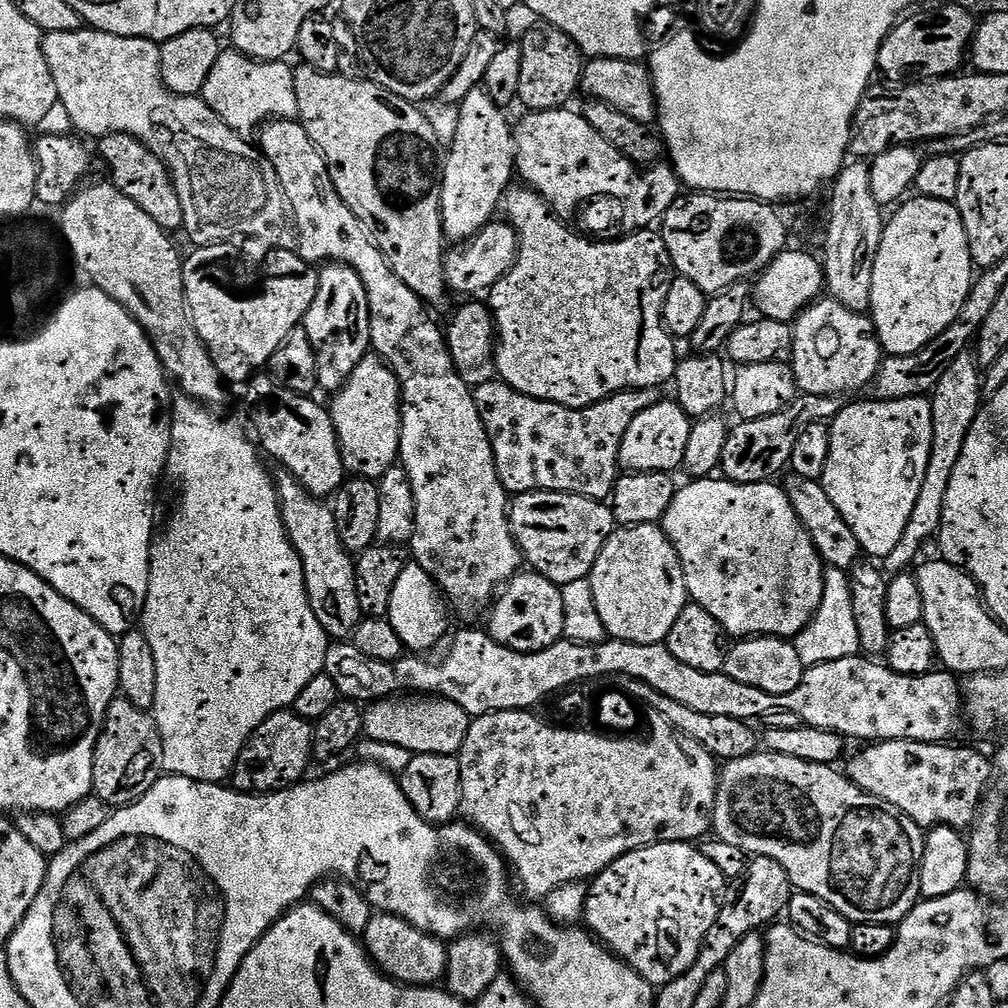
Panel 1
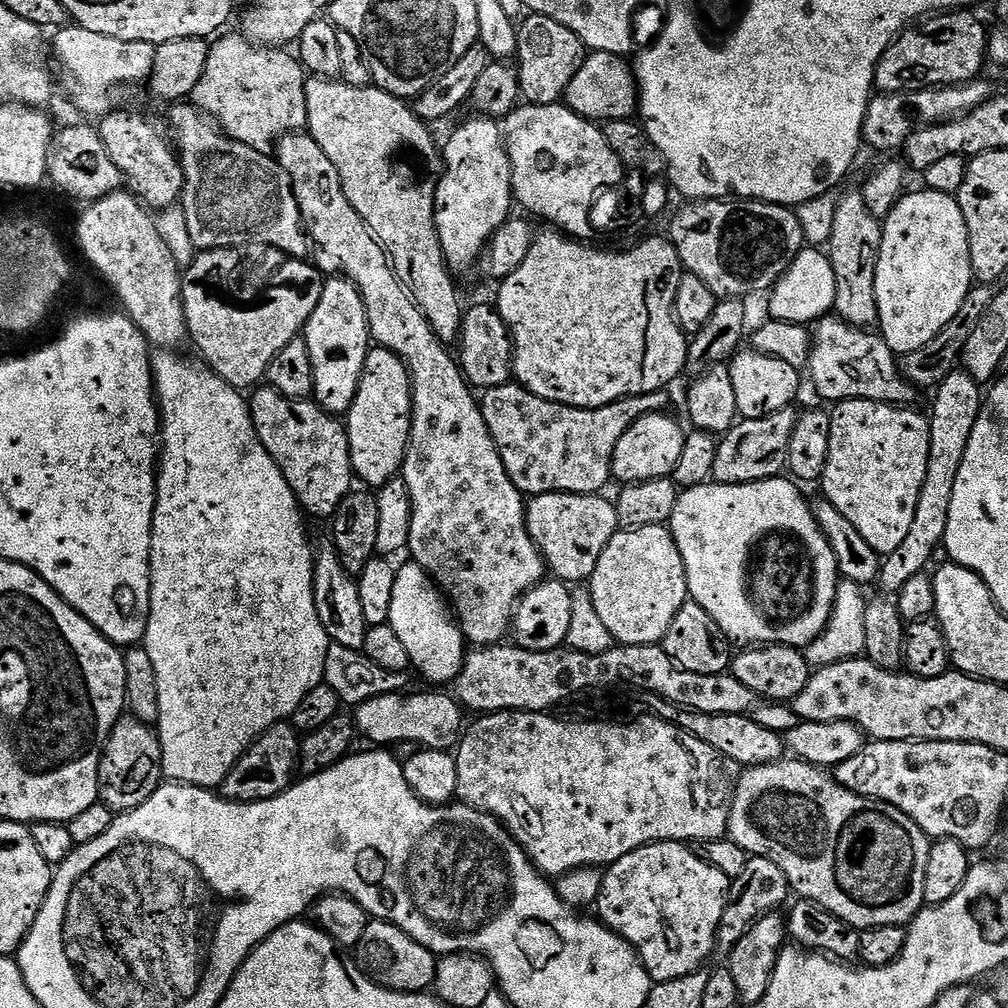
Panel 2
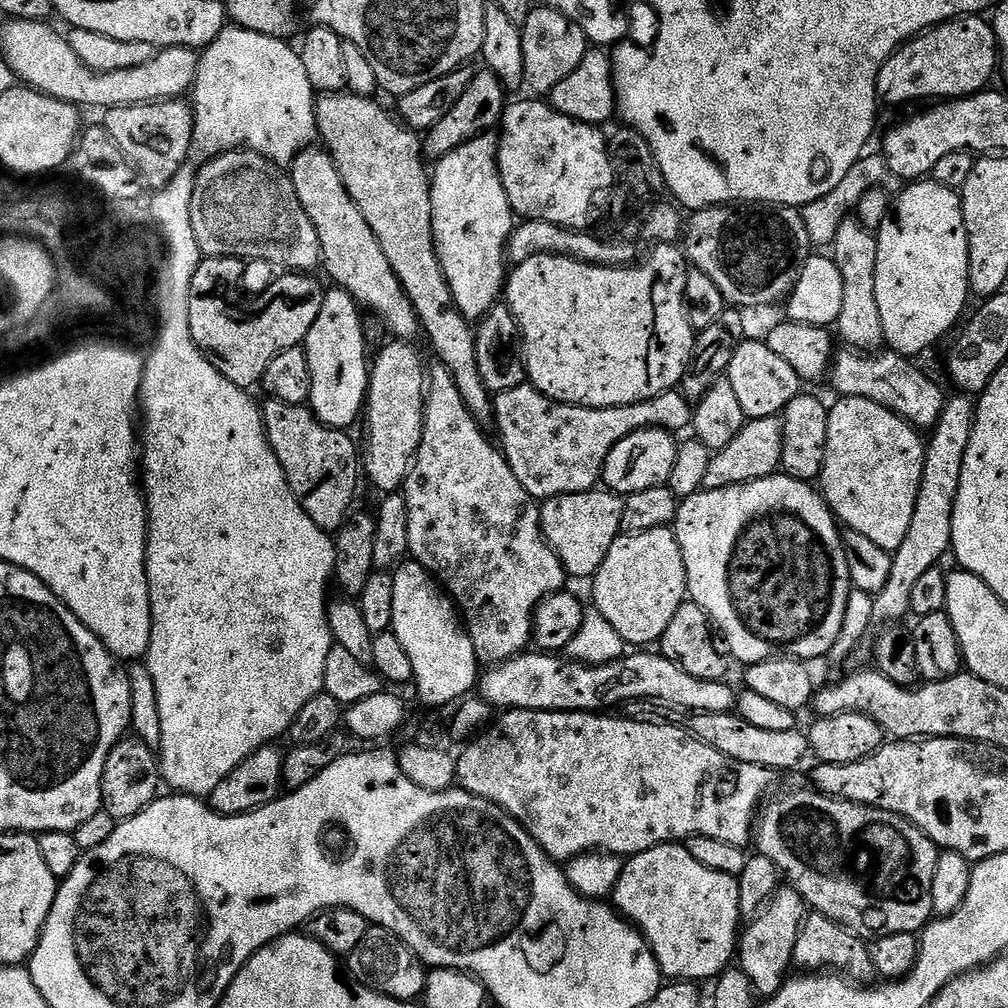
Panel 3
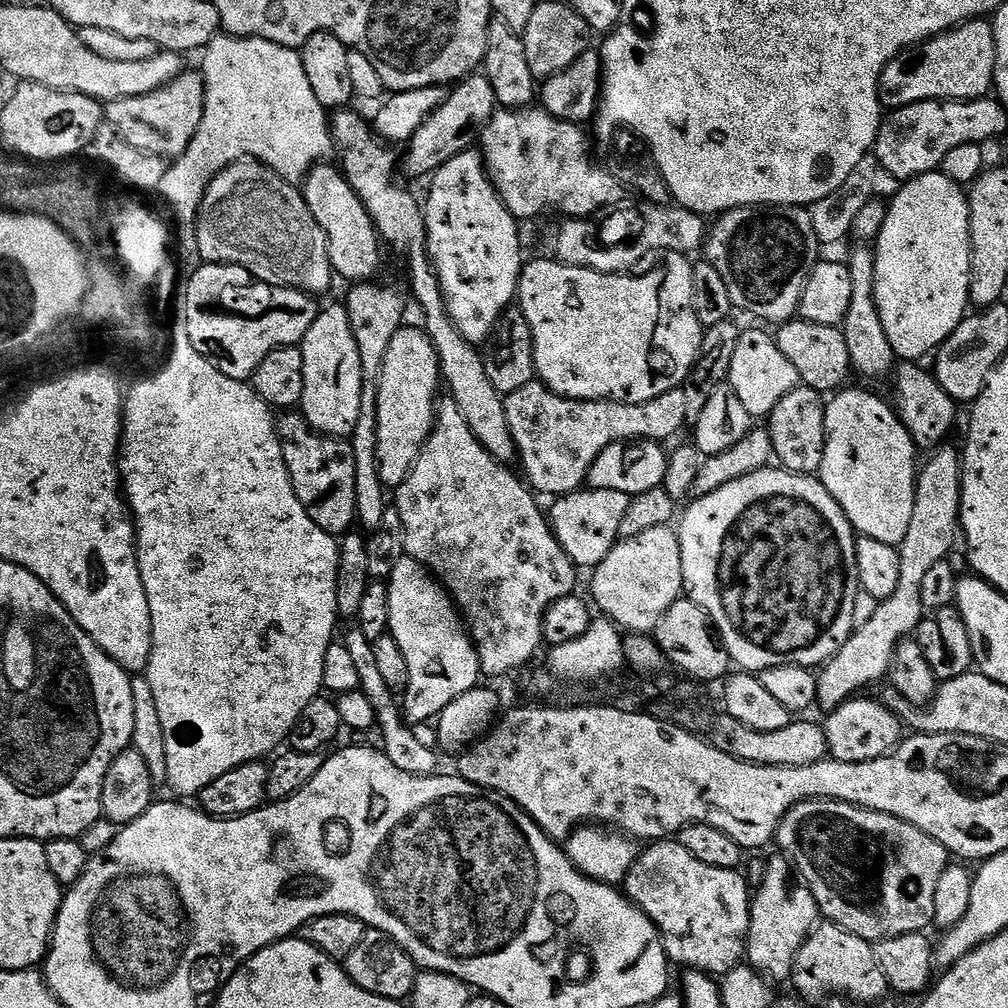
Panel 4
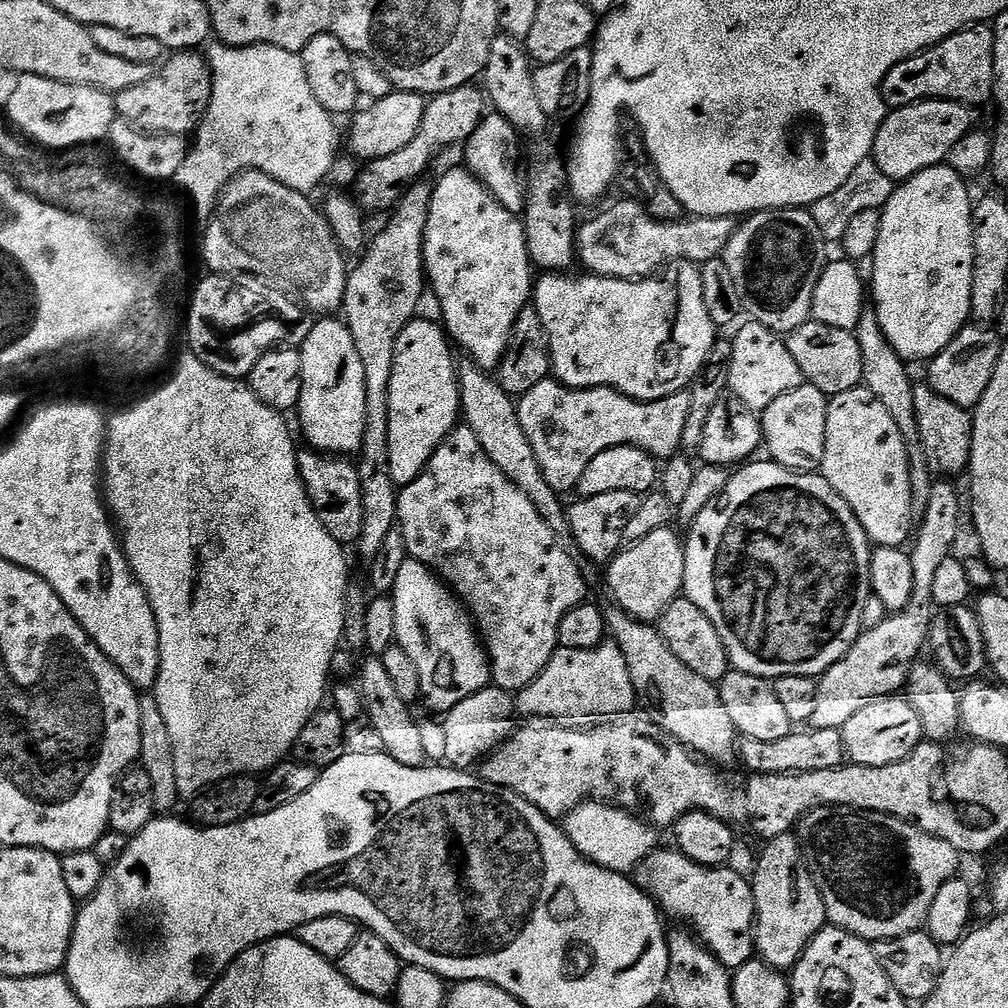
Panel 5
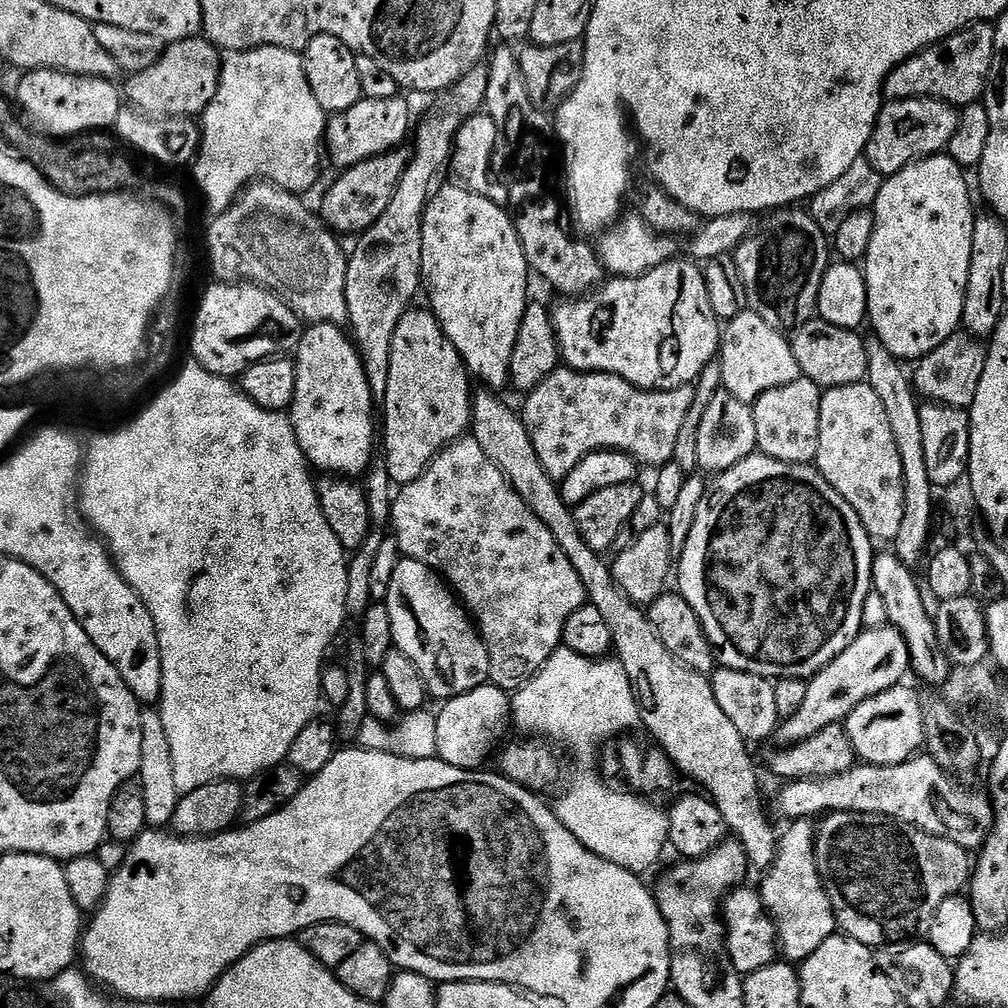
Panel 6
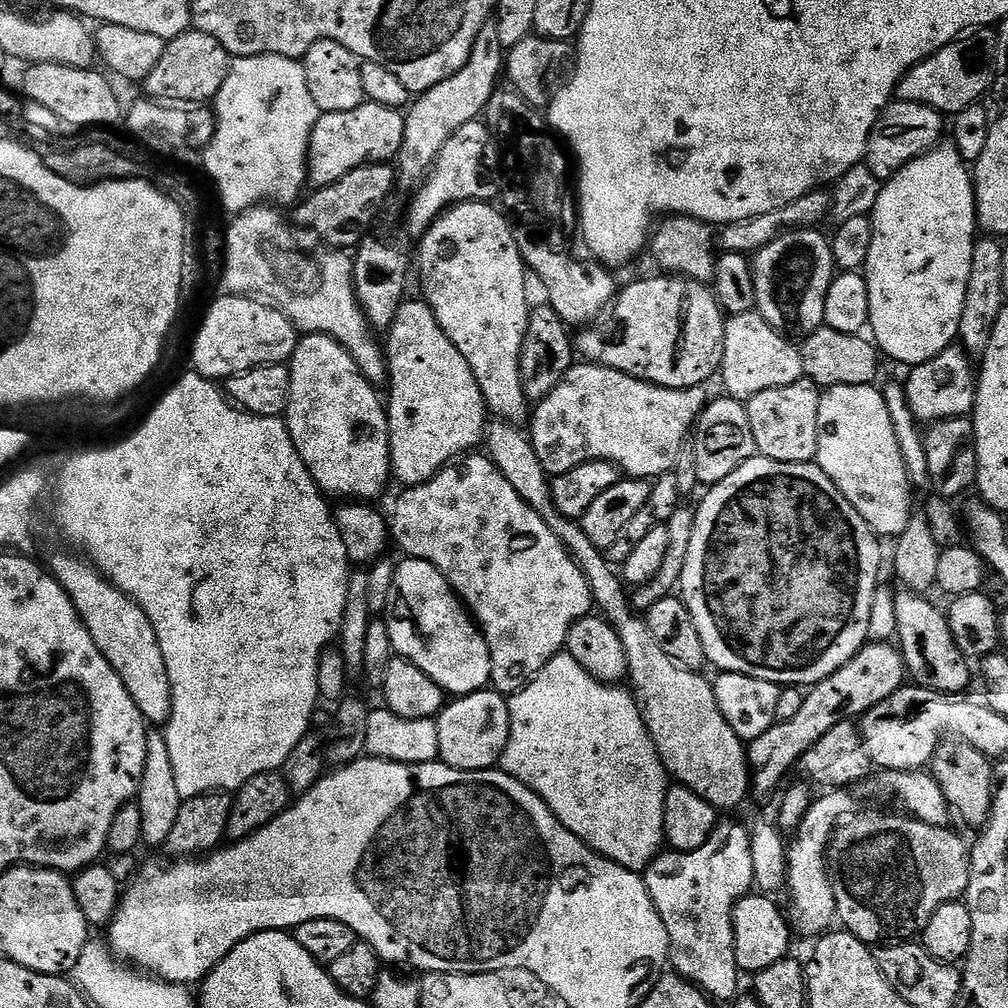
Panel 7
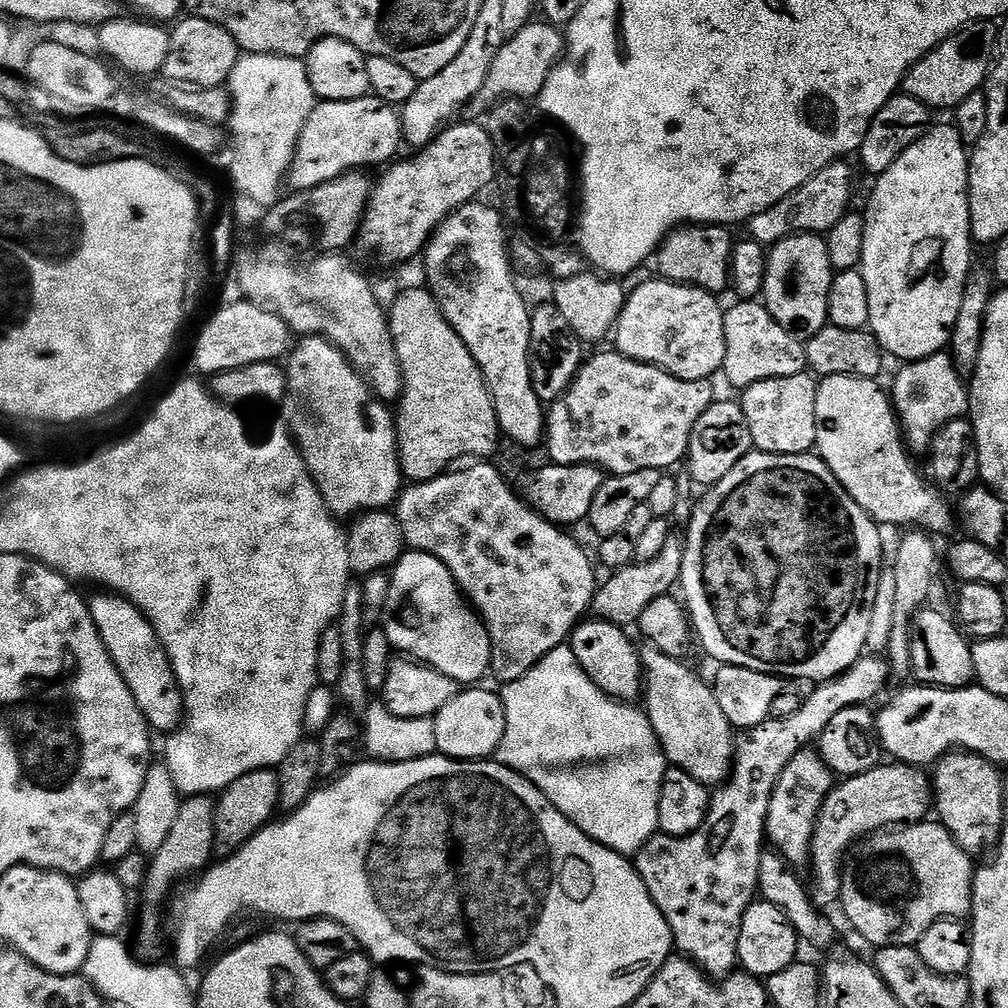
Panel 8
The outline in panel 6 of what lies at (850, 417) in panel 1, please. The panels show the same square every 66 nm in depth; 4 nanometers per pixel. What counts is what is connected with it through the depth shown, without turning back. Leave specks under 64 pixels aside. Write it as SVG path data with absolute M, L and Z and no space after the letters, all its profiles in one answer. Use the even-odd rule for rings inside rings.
M868 383L829 388L821 395L820 441L814 464L826 482L850 502L873 541L895 541L904 509L902 458L898 458L882 401Z

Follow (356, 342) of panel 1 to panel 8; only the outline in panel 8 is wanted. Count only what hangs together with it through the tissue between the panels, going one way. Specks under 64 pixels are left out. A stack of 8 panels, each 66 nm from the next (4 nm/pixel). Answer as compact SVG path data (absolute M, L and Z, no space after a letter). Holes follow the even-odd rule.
M309 336L299 342L296 353L294 348L287 357L288 389L282 420L292 433L325 506L337 518L391 509L400 499L402 473L398 424L393 413L388 413L389 405L374 402L364 377L335 344L322 336Z

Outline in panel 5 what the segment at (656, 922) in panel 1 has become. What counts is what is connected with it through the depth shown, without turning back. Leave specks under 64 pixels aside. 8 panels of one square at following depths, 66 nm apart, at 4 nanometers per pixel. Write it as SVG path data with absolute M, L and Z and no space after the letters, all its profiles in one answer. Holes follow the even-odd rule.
M661 847L644 859L636 867L634 882L656 901L665 917L673 916L676 920L685 920L687 927L698 937L701 944L712 955L718 957L729 970L743 967L754 956L754 929L756 926L756 907L749 877L739 876L732 866L707 868L686 858L679 850Z

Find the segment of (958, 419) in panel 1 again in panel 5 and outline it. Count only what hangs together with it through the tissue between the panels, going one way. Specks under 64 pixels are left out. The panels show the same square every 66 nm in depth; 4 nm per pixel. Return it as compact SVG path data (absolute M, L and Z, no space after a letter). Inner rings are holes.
M936 482L928 492L926 508L919 517L920 529L914 532L910 544L914 578L912 597L908 603L900 611L885 615L873 628L861 631L852 643L852 649L819 677L816 704L810 715L815 727L835 728L843 724L848 713L865 700L899 693L907 683L909 667L921 655L920 647L925 647L928 625L934 615L934 570L938 570L938 562L944 562L953 551L956 535L960 532L960 496L952 484L955 483Z

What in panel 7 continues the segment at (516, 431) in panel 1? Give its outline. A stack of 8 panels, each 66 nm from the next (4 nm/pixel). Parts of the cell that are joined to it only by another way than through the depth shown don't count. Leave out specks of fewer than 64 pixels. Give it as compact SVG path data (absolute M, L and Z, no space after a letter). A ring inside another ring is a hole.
M591 362L573 363L572 369L566 374L566 378L562 378L562 382L558 386L554 386L554 390L550 390L550 394L546 394L546 398L539 401L531 409L530 425L532 424L532 432L530 431L530 439L534 446L534 454L538 454L538 462L542 462L542 470L546 470L549 477L566 474L591 460L606 460L610 464L615 464L625 477L651 481L653 478L671 473L675 469L678 462L678 454L686 447L686 441L689 439L696 421L700 419L701 412L704 411L709 403L710 396L707 396L704 391L703 387L663 388L657 384L650 383L648 380L640 380L637 376L626 374L622 370L608 368L605 364L593 364Z

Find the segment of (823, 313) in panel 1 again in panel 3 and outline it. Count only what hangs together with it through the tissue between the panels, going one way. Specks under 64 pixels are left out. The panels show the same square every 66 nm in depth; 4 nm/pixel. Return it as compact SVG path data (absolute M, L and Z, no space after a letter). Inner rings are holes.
M884 350L879 354L843 351L835 353L830 369L830 381L832 380L832 388L837 397L853 396L874 400L907 420L917 430L931 430L936 427L944 409L946 392L932 381L933 377L919 363L891 350Z

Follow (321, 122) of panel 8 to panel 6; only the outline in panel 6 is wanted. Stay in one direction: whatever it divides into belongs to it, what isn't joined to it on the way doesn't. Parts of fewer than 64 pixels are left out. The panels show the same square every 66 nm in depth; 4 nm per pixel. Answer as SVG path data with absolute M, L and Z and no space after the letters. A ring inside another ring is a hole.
M361 98L350 110L335 113L328 121L326 133L326 156L337 164L337 169L352 168L358 162L373 160L375 156L382 156L386 152L399 149L404 139L409 139L410 129L413 127L412 112L403 98L394 100L365 100Z

